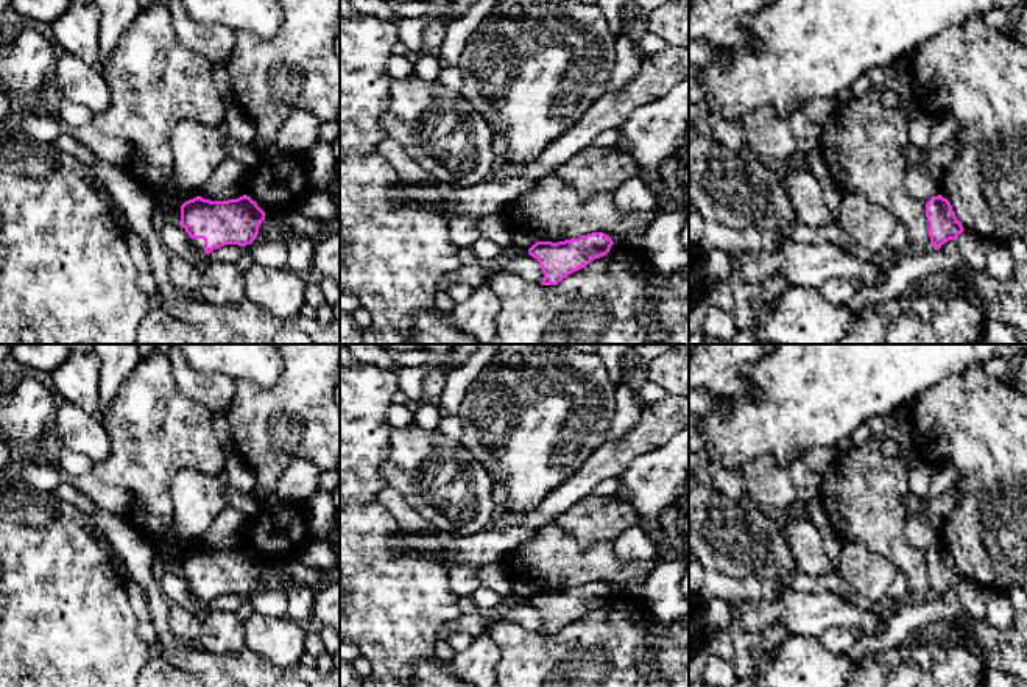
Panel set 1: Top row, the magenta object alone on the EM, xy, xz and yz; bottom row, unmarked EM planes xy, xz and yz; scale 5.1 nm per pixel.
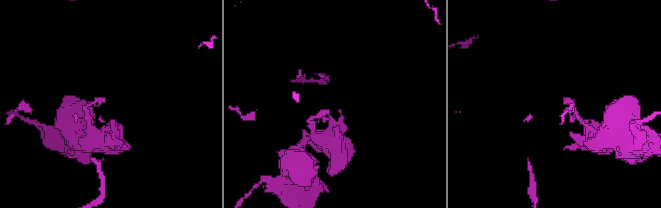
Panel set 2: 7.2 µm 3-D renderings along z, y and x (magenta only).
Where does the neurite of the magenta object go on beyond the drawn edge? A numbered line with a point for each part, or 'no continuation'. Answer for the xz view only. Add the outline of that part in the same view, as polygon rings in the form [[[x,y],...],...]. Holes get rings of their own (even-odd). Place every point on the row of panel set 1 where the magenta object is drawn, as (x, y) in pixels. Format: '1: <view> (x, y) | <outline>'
no continuation

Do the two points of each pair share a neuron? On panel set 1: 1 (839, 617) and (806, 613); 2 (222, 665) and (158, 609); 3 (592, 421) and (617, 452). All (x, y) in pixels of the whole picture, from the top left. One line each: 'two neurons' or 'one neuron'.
1: one neuron
2: one neuron
3: two neurons

